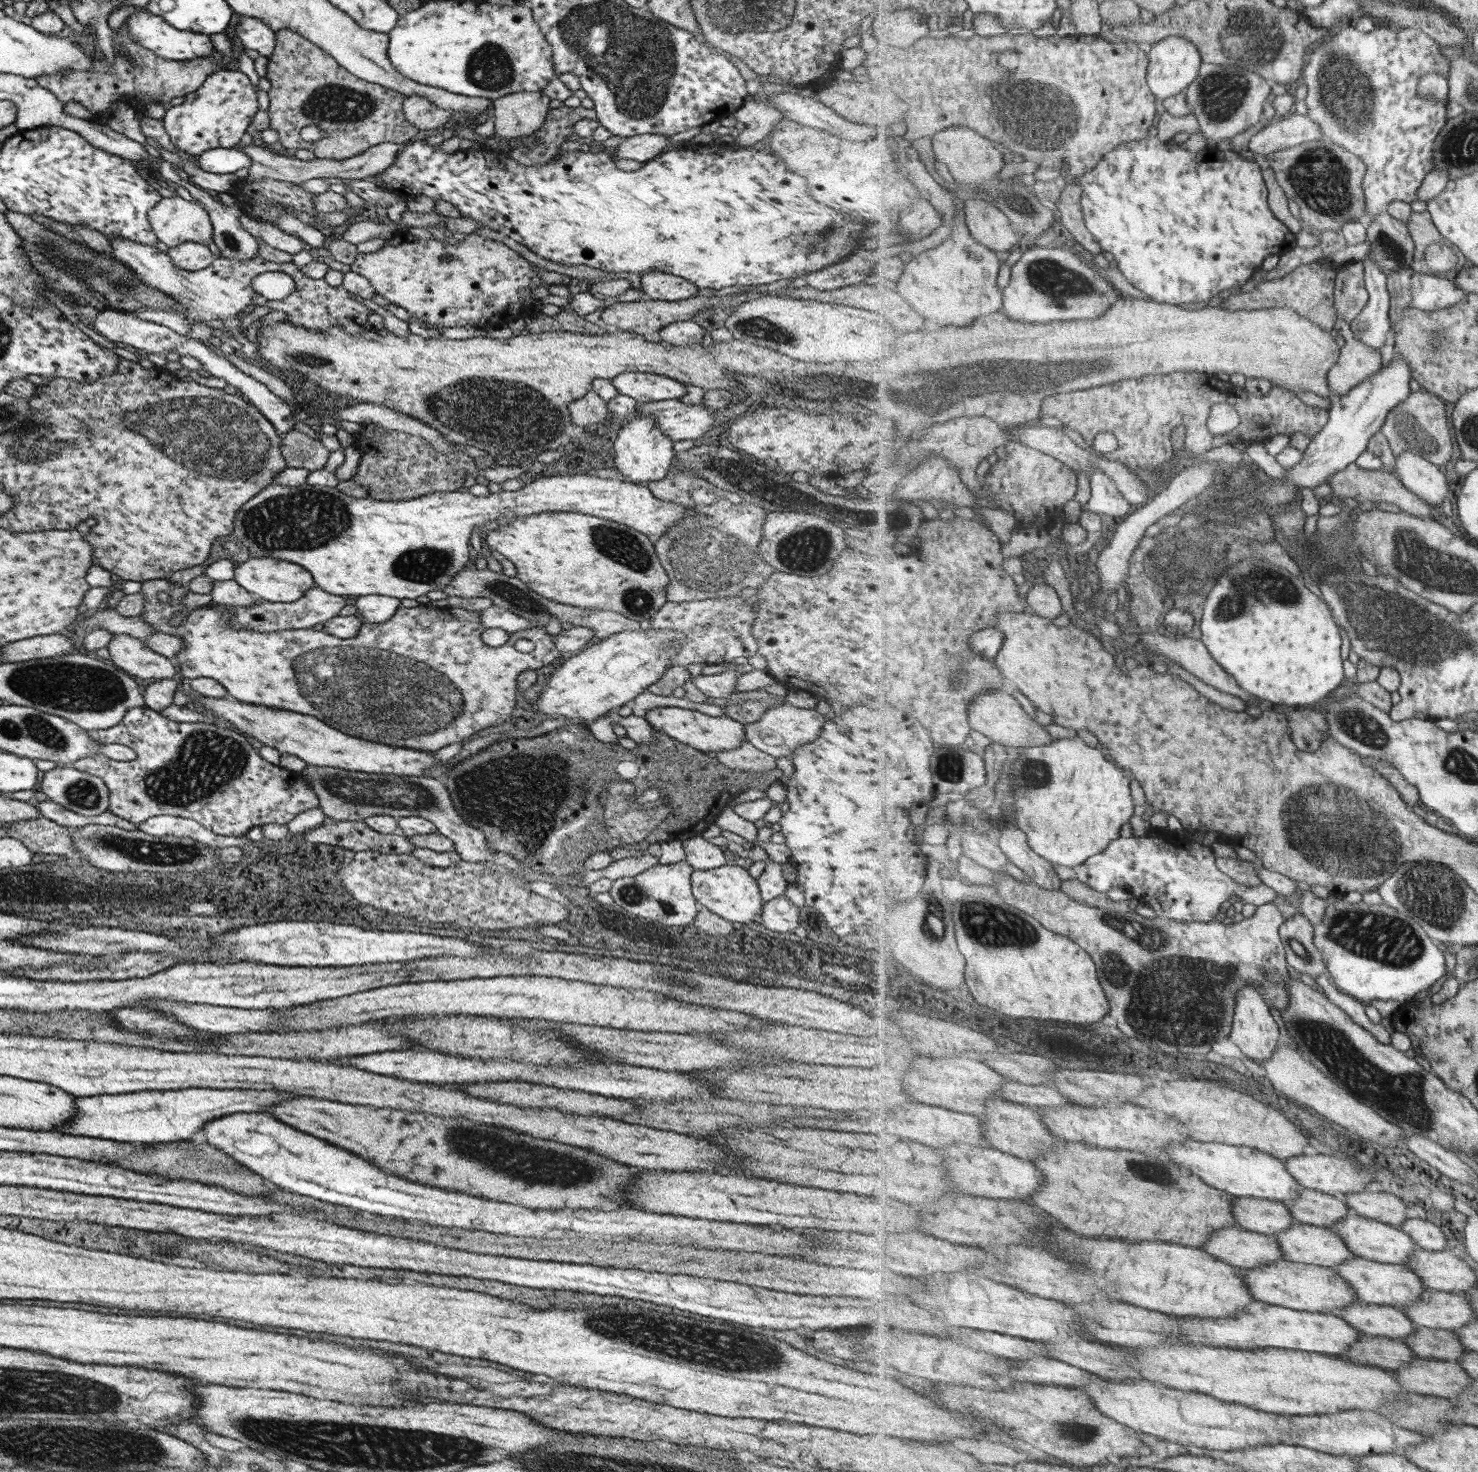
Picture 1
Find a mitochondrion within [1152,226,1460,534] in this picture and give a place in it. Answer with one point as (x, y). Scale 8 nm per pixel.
(1435, 339)

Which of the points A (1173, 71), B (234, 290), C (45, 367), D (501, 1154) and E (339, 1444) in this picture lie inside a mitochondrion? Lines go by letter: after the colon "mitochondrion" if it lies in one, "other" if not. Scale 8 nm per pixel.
A: other
B: other
C: other
D: mitochondrion
E: mitochondrion

